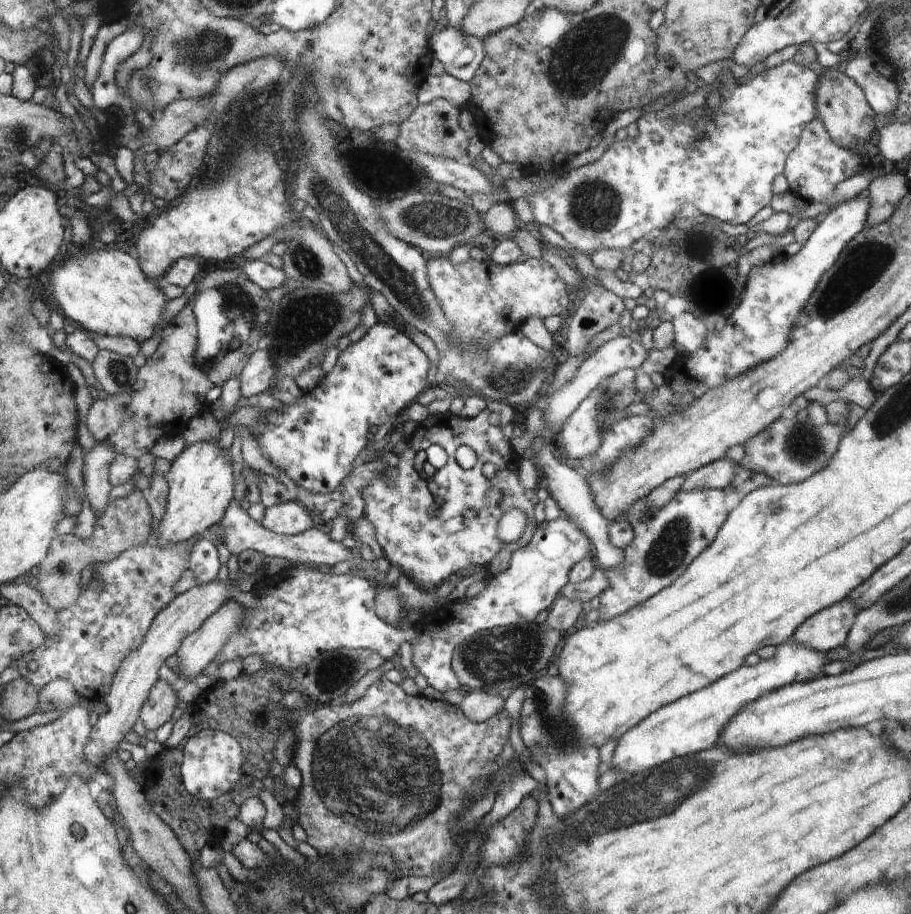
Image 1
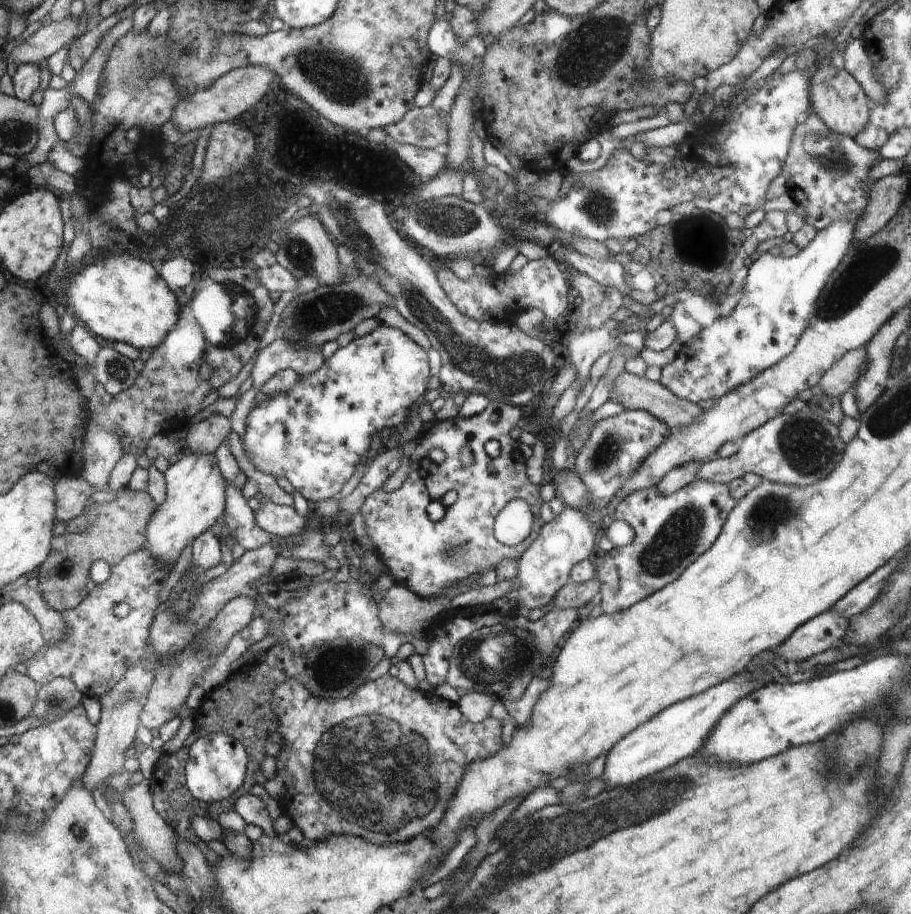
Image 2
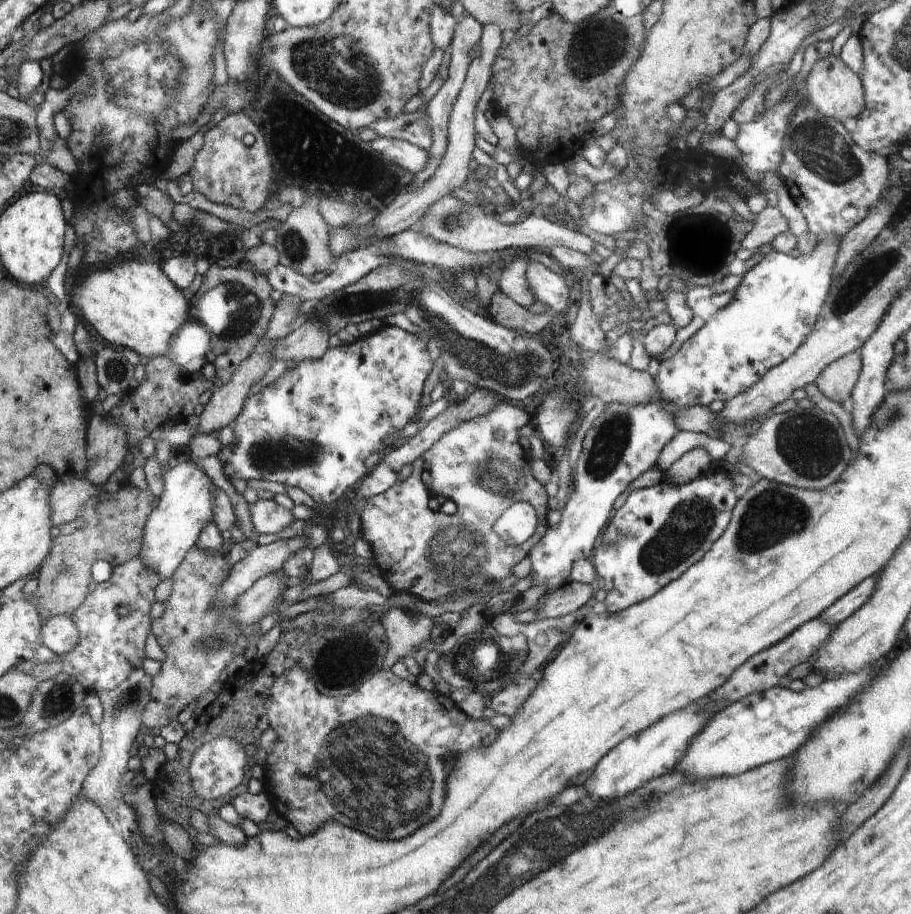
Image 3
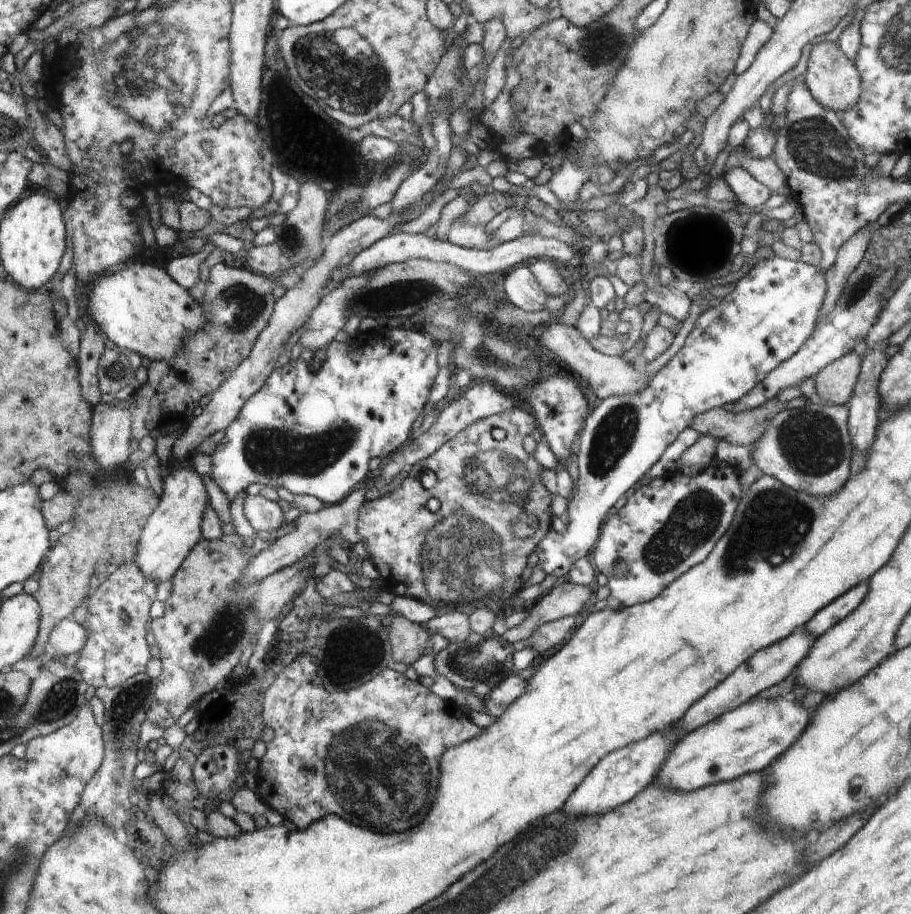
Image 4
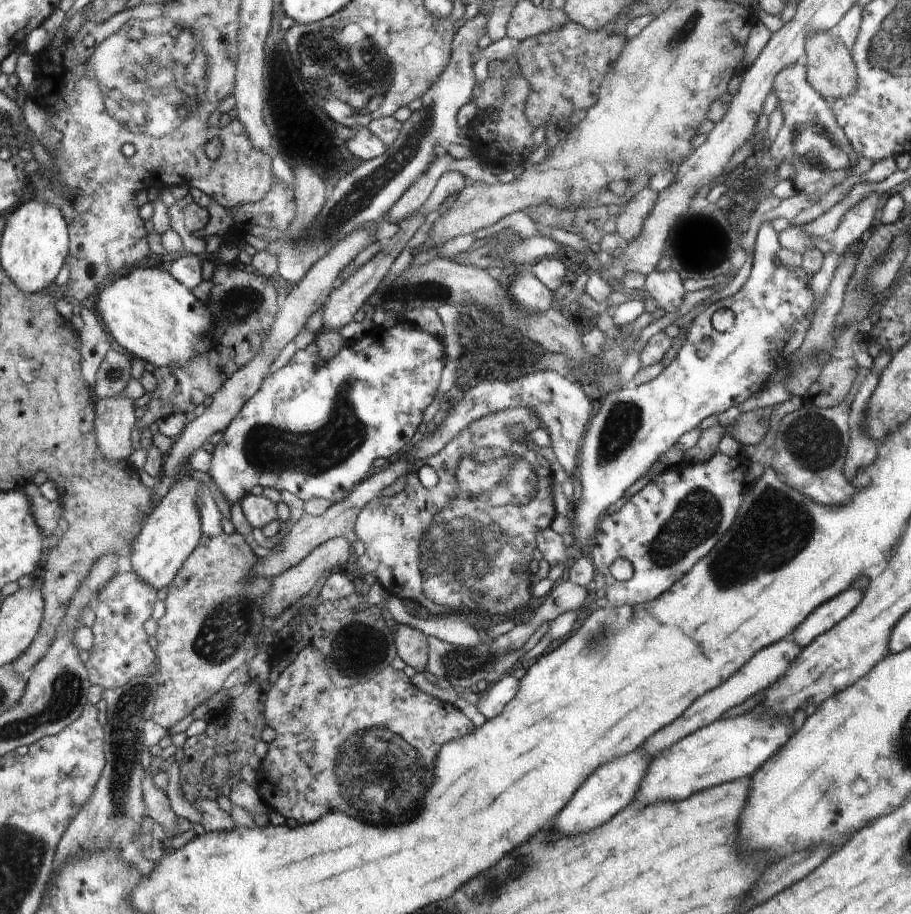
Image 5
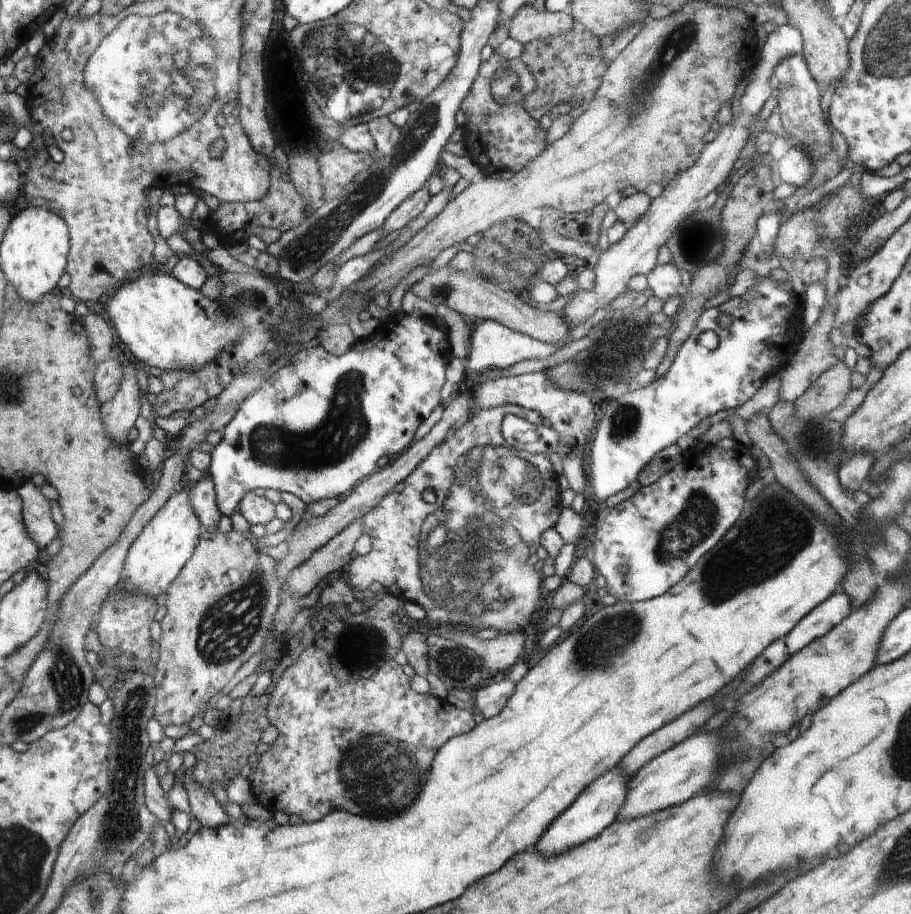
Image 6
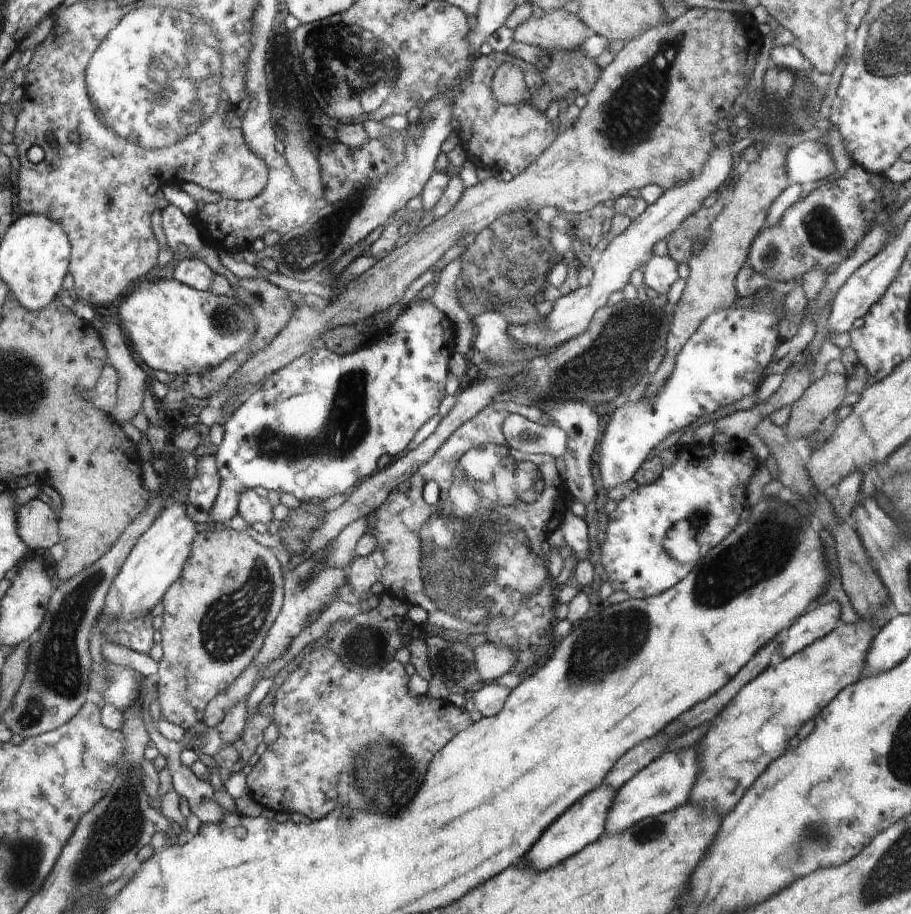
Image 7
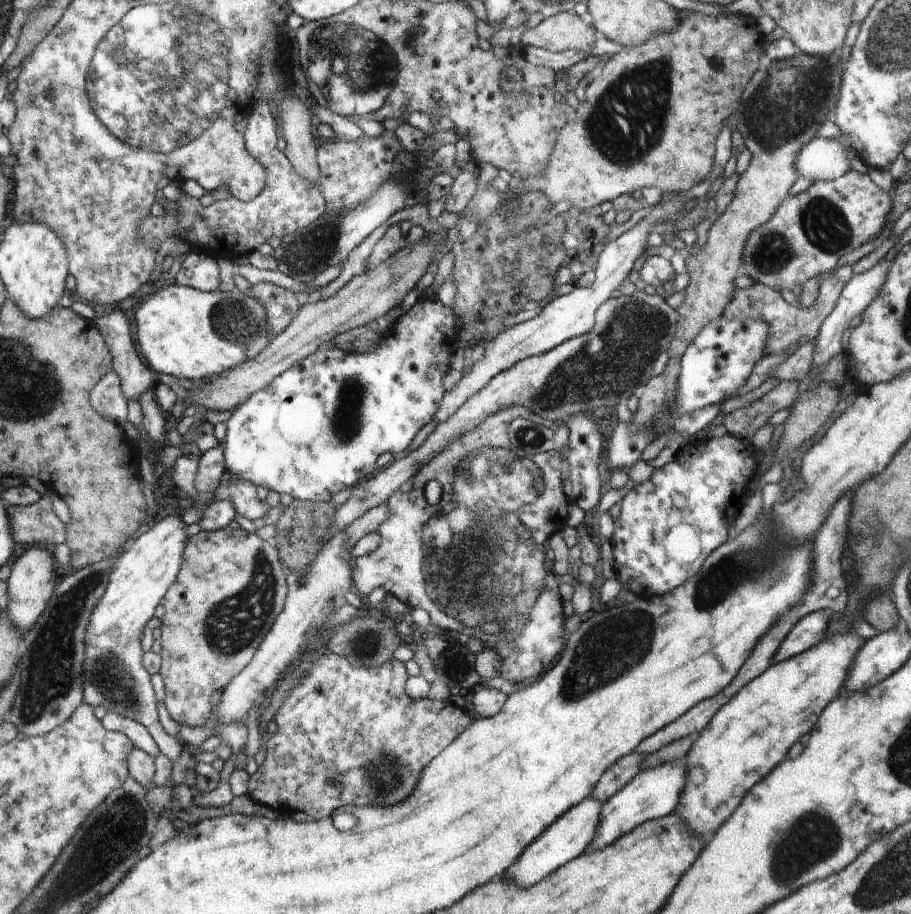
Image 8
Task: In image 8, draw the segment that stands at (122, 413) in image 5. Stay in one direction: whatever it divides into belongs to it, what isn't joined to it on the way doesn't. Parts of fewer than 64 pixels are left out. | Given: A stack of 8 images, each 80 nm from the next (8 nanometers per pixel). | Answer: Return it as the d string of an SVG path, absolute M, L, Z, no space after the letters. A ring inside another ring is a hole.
M116 309L110 314L96 317L94 323L108 344L113 357L113 371L119 376L127 402L129 399L138 400L145 390L154 389L156 374L142 363L136 353L130 321L124 311Z

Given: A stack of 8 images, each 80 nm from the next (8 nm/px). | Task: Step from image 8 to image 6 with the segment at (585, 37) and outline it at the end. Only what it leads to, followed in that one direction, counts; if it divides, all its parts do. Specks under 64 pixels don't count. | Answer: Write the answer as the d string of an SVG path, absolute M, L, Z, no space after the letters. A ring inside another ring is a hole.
M533 6L521 7L520 12L508 20L509 36L524 45L533 40L567 35L575 24L576 20L568 12L537 12Z

